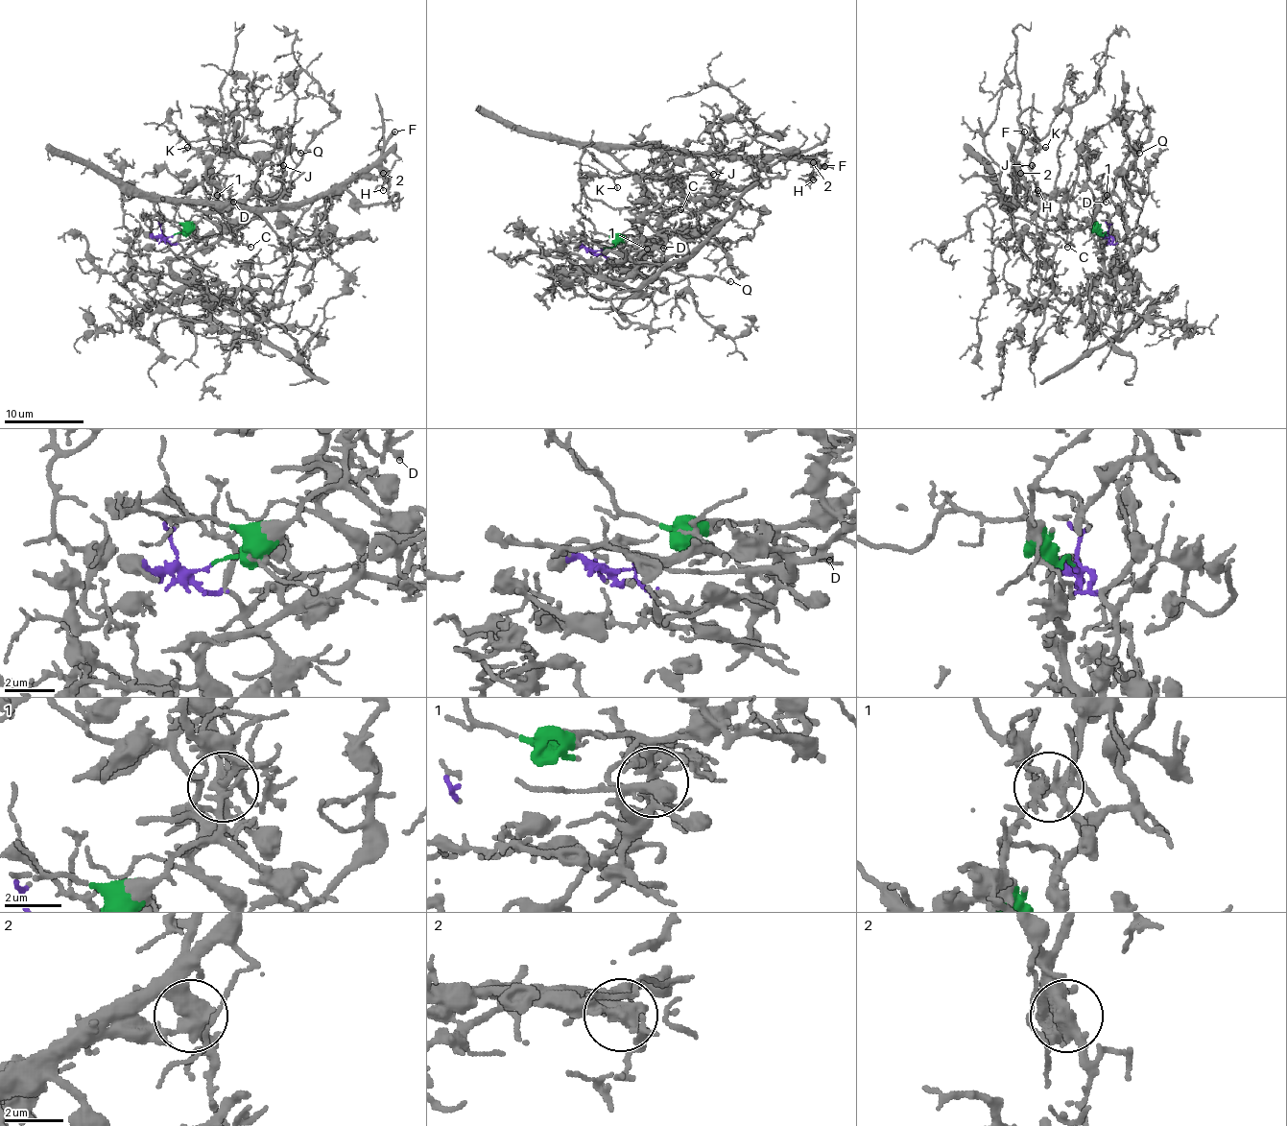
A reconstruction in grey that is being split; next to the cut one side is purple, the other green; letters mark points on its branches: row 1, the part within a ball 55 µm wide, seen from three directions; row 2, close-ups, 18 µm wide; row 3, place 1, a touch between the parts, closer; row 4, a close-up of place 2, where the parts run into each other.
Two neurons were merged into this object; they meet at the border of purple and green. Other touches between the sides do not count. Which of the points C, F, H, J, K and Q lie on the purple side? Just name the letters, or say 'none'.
Q

